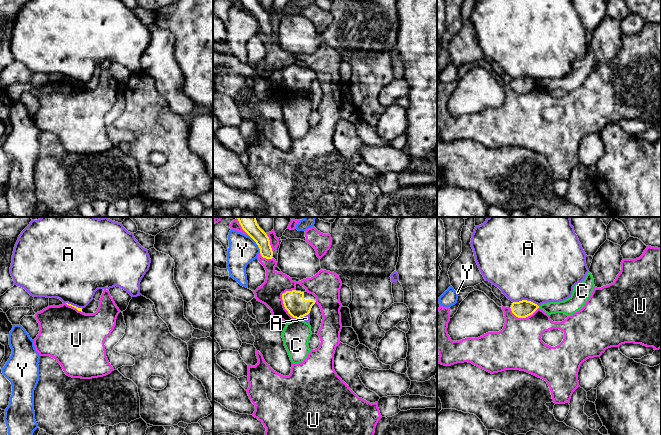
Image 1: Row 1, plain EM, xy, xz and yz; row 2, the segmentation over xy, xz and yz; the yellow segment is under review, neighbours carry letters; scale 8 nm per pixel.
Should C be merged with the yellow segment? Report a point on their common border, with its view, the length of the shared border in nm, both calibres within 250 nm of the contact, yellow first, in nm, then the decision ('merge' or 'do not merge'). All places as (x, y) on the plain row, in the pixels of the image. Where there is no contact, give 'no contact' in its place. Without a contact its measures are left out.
meets yellow in xz at (298, 94); contact 30 nm long; 170 nm thick on the yellow side, 220 nm on the other; do not merge

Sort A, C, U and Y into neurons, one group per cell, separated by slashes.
A / C / U / Y

